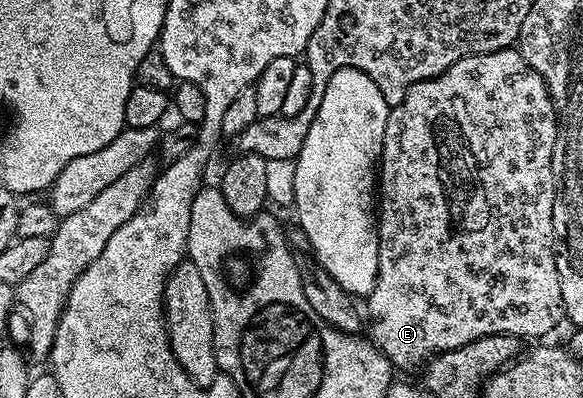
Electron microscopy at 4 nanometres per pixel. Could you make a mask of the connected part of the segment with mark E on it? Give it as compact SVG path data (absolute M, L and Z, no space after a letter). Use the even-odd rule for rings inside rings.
M505 47L502 51L496 53L484 53L483 55L473 55L472 57L464 57L460 61L456 61L456 65L452 65L444 73L440 73L434 79L425 79L416 85L412 85L412 89L408 89L408 97L404 97L404 101L400 101L400 105L390 108L390 116L388 117L388 125L384 129L384 145L382 146L382 157L380 160L380 178L377 180L376 187L380 192L380 198L376 203L376 222L378 225L378 276L376 277L376 285L372 289L372 293L365 296L366 303L365 314L368 316L368 332L369 338L375 347L385 355L388 362L395 368L398 367L402 371L410 371L413 367L421 368L423 364L434 358L434 356L451 351L452 349L460 349L464 345L468 345L472 341L476 341L480 337L488 337L489 335L517 335L519 337L527 337L526 335L546 335L549 331L554 331L558 327L558 322L563 322L566 314L566 306L564 305L564 297L560 297L560 273L556 273L556 265L554 264L554 230L552 229L552 205L554 204L554 174L552 173L552 153L554 152L554 139L558 136L558 114L552 105L552 97L546 88L546 82L540 77L540 73L536 73L536 69L532 69L528 65L528 61L524 61L524 57L514 47Z

